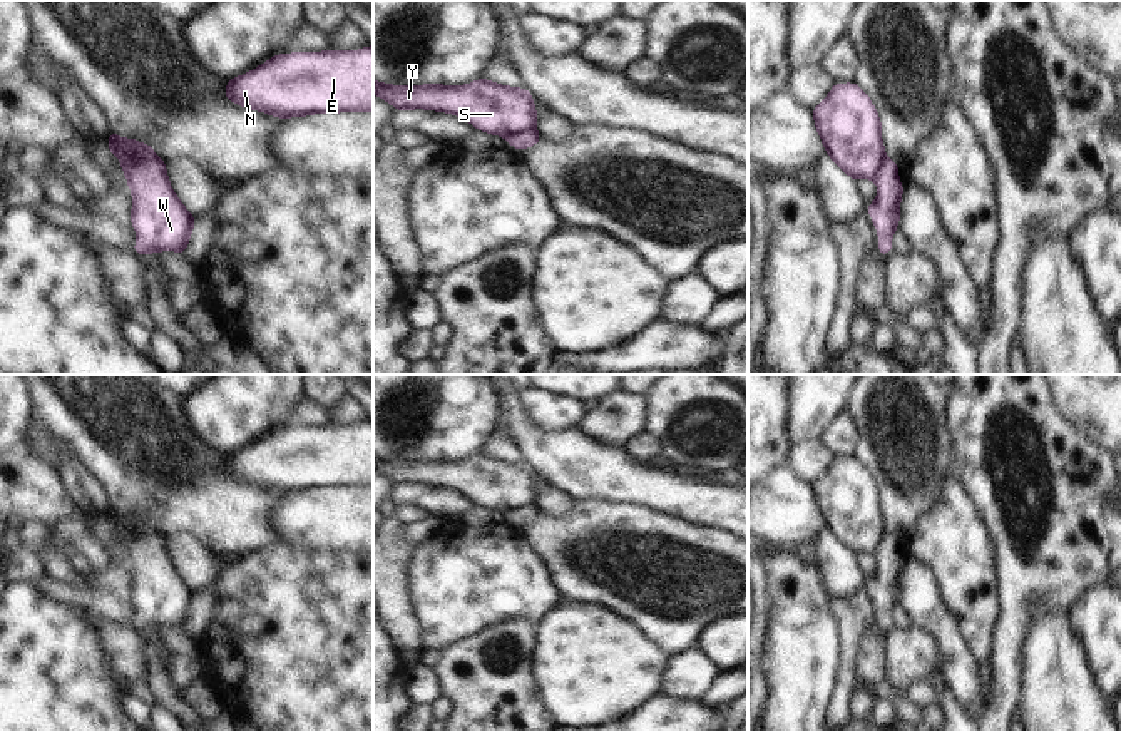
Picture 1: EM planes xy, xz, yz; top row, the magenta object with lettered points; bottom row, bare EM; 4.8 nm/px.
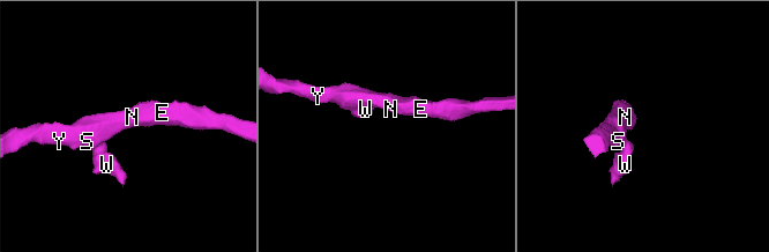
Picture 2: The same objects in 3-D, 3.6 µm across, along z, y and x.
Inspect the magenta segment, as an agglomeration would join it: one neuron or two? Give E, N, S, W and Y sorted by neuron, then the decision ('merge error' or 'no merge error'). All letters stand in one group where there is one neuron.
E N S Y / W; merge error

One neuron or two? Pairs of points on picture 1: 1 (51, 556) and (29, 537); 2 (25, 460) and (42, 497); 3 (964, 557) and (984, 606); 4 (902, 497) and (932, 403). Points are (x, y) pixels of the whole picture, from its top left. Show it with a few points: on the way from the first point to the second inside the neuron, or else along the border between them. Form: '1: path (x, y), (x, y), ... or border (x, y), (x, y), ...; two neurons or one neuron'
1: path (47, 551), (34, 537); one neuron
2: path (25, 469), (25, 480), (34, 489); one neuron
3: path (964, 572), (964, 598), (969, 606); one neuron
4: path (906, 474), (906, 430), (909, 427); one neuron

